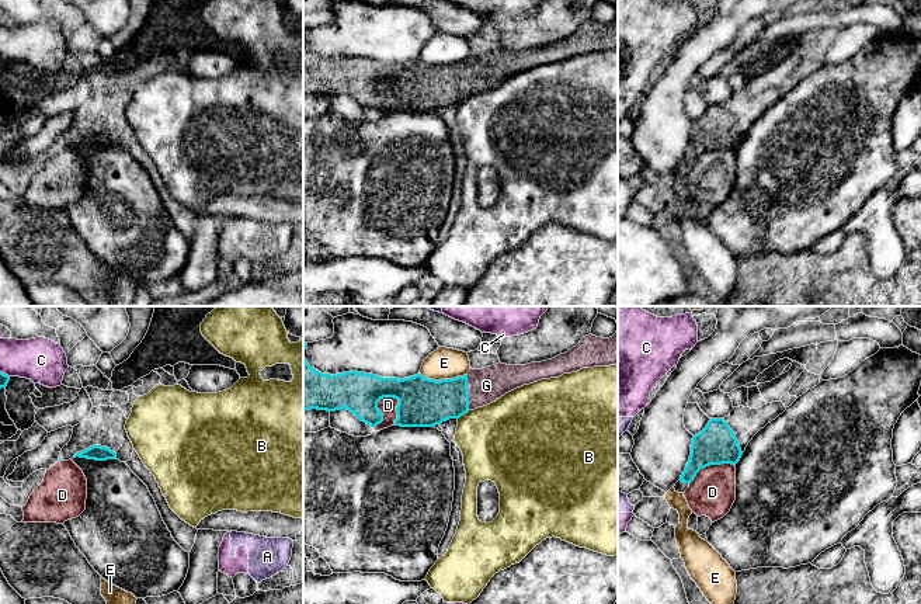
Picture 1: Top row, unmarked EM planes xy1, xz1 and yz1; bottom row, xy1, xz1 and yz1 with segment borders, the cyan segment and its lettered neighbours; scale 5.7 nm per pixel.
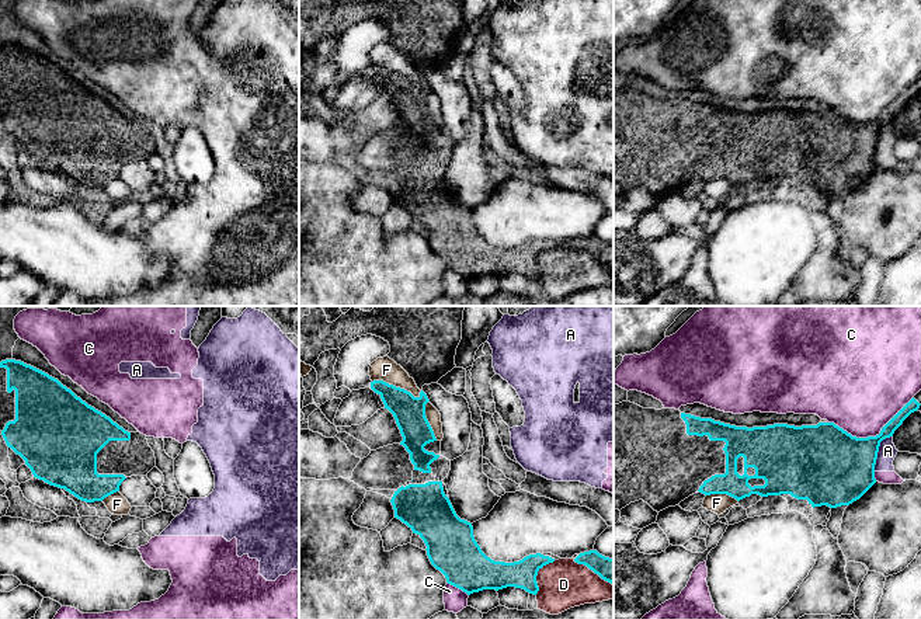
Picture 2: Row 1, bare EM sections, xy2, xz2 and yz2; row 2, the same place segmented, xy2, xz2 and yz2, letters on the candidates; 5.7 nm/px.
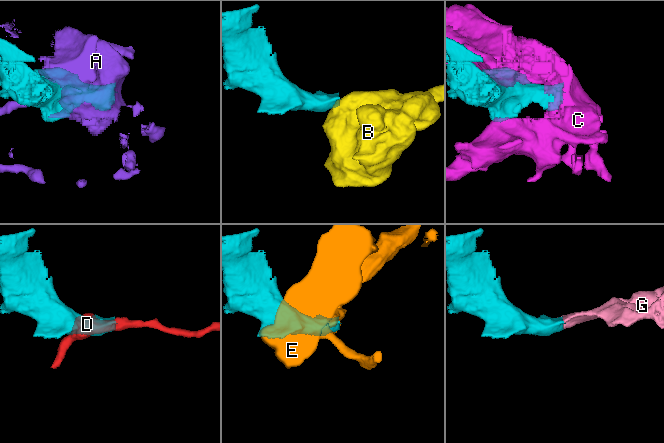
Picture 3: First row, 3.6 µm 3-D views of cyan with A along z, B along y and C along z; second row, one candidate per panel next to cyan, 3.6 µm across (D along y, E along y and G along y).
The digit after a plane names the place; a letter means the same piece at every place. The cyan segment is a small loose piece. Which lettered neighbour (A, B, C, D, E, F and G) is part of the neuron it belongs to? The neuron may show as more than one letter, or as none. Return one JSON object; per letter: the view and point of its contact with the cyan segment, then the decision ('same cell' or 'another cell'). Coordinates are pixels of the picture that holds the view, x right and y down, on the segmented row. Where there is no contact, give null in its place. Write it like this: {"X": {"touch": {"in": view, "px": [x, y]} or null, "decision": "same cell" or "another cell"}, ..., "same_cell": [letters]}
{"A": {"touch": {"in": "yz2", "px": [878, 451]}, "decision": "another cell"}, "B": {"touch": {"in": "xz1", "px": [464, 413]}, "decision": "another cell"}, "C": {"touch": {"in": "yz2", "px": [872, 437]}, "decision": "another cell"}, "D": {"touch": {"in": "xz1", "px": [376, 408]}, "decision": "another cell"}, "E": {"touch": {"in": "xz1", "px": [442, 379]}, "decision": "another cell"}, "F": {"touch": {"in": "xz2", "px": [395, 386]}, "decision": "another cell"}, "G": {"touch": {"in": "xz1", "px": [466, 392]}, "decision": "same cell"}, "same_cell": ["G"]}

